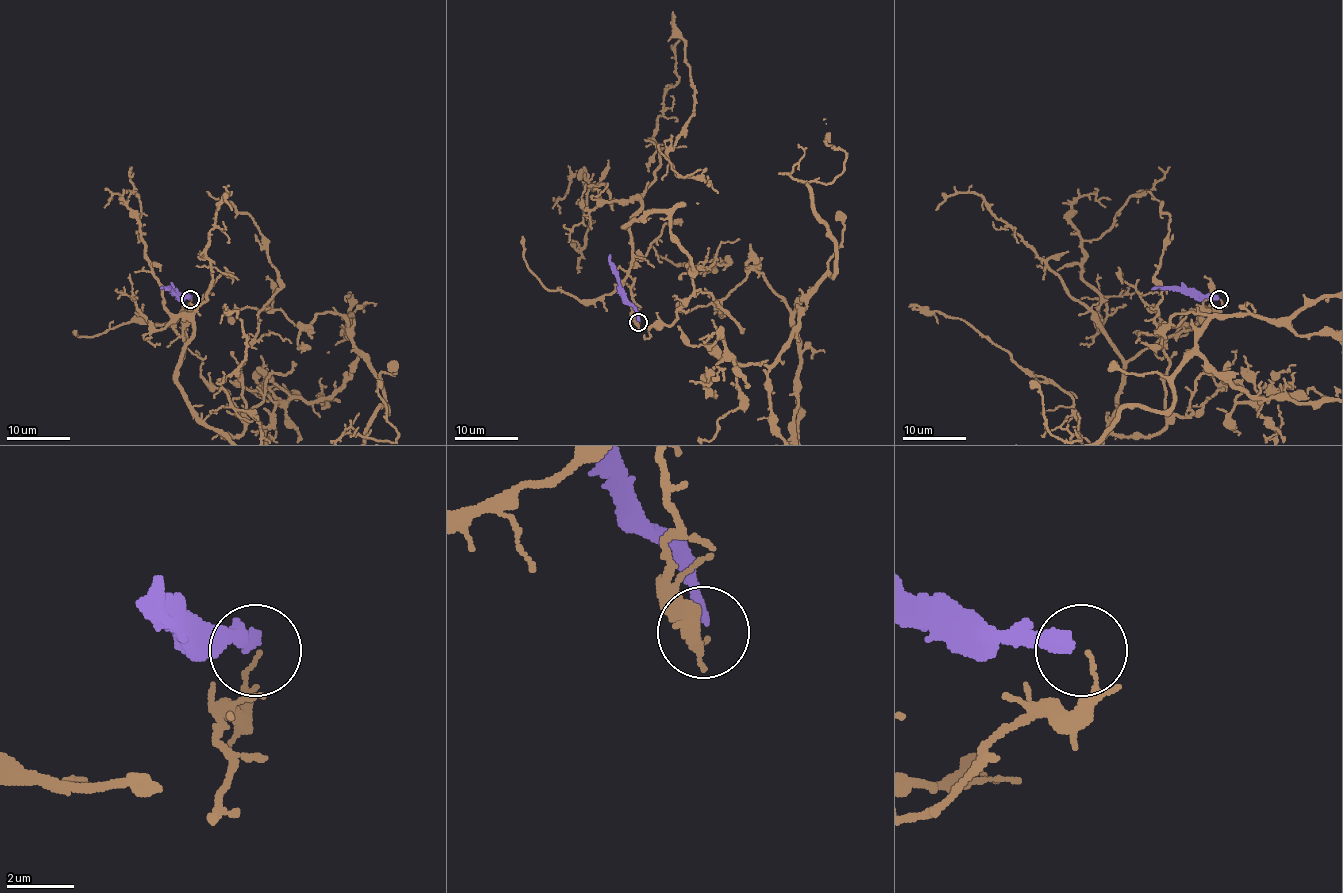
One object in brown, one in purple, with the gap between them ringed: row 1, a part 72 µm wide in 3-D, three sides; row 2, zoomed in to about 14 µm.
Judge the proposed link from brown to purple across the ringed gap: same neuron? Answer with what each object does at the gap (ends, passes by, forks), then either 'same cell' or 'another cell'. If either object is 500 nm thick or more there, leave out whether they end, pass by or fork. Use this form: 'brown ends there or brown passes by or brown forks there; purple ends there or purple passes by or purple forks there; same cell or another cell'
brown ends there; purple ends there; another cell

